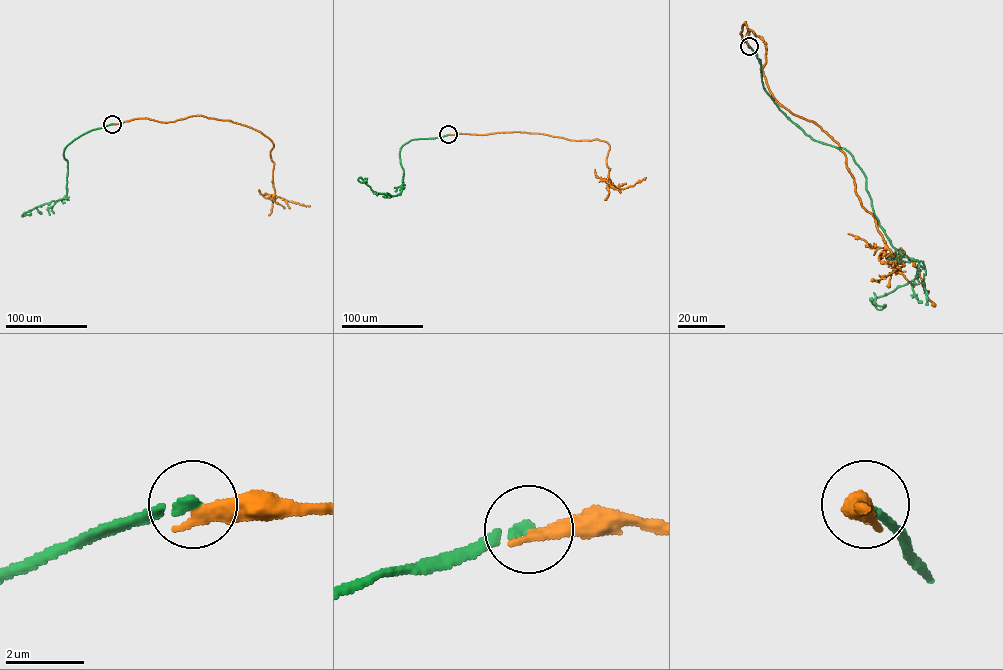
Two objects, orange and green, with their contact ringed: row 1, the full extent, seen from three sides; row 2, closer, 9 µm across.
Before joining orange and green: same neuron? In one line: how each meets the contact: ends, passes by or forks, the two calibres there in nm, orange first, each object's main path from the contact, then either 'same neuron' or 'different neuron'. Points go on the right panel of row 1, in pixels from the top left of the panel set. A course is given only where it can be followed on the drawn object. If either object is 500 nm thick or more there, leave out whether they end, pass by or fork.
orange ends; green ends; calibres 360 and 240 nm; course orange (749, 47), (745, 22), (765, 43), (774, 98), (839, 144), (901, 258), (871, 280); course green (749, 46), (774, 102), (851, 155), (890, 243), (922, 261), (871, 301), (884, 308), (873, 292); different neuron

